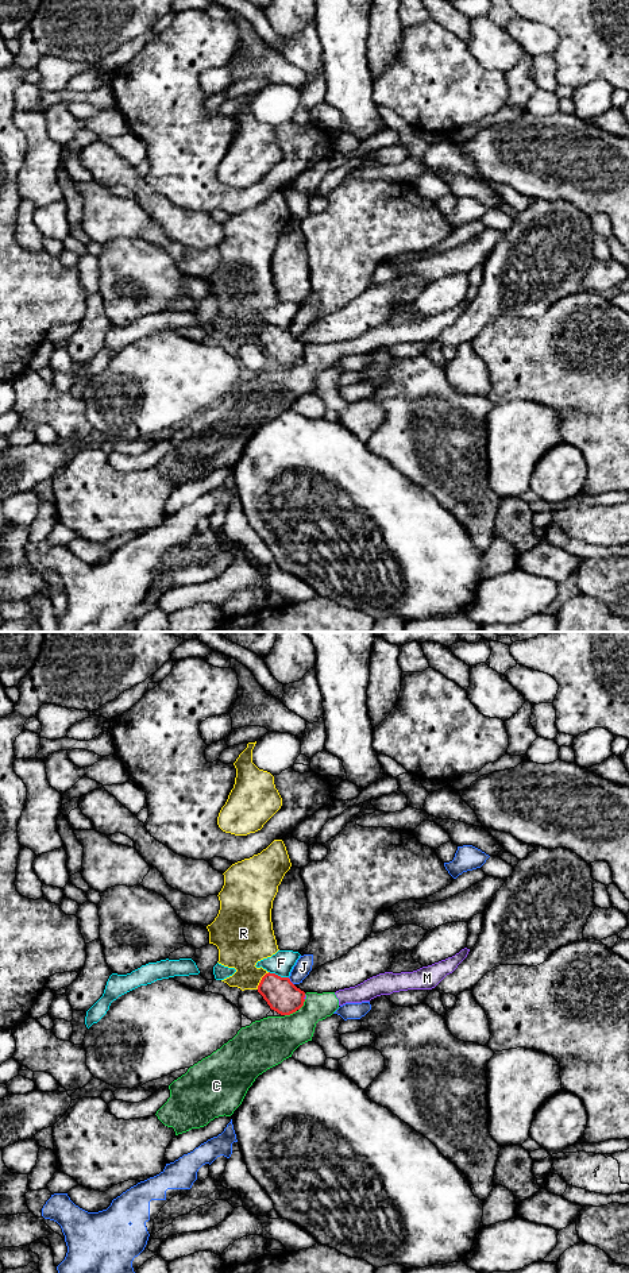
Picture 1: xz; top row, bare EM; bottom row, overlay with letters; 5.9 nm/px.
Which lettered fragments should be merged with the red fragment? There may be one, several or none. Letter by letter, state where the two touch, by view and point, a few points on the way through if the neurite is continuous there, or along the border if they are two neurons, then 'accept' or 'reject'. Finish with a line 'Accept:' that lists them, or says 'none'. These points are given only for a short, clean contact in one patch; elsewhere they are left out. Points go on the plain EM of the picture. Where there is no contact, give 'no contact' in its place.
C: meets red in xz at (290, 365); reject
F: meets red in xz at (277, 327); reject
J: meets red in xz at (290, 334); reject
M: meets red in xz at (304, 348); border along xz (305, 347), (304, 351); reject
R: meets red in xz at (261, 332); reject
Accept: none

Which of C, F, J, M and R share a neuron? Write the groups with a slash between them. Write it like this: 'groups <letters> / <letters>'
groups C M / F / J / R

